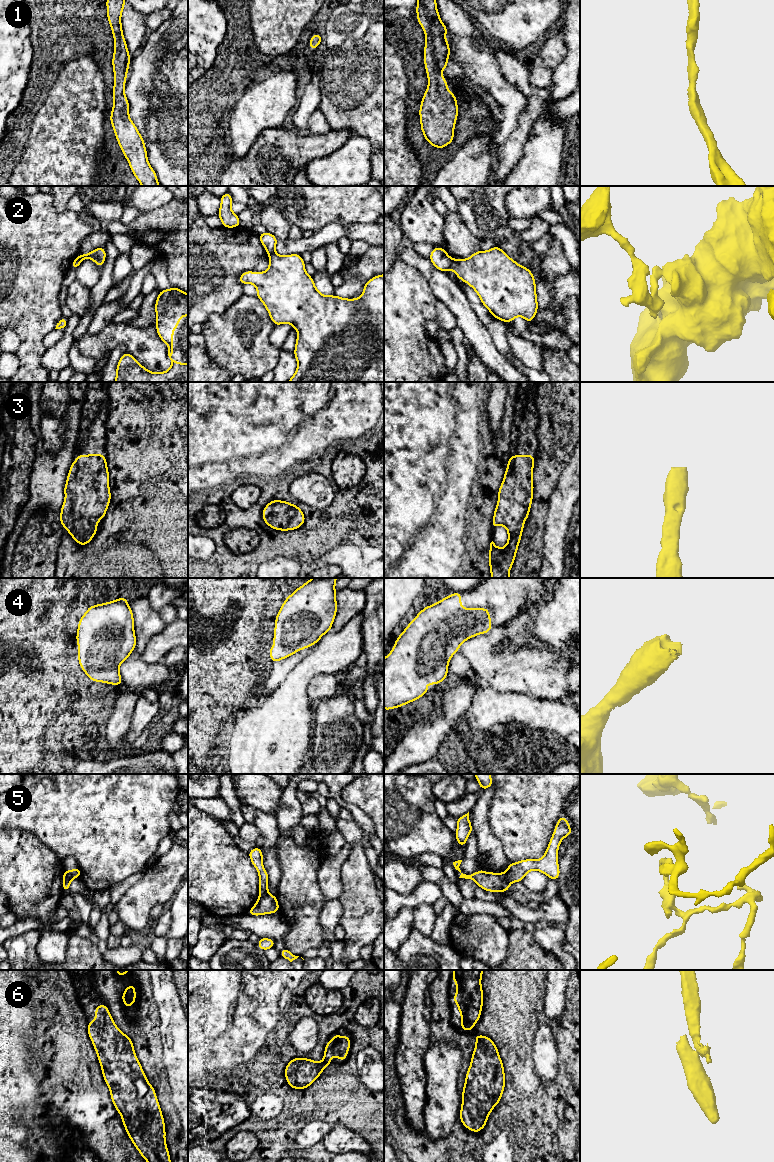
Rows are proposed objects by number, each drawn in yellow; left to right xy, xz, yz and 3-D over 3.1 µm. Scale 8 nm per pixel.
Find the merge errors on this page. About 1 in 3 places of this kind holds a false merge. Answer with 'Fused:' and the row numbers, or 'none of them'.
Fused: 2, 5, 6

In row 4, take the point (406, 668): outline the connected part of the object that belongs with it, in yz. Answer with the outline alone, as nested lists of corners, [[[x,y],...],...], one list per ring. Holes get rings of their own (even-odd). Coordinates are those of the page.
[[[452,593],[439,602],[422,609],[411,620],[396,642],[392,651],[384,658],[384,709],[391,710],[419,699],[431,689],[424,684],[440,684],[448,675],[448,664],[451,657],[467,639],[479,634],[491,632],[491,617],[488,608],[462,608],[462,593]]]

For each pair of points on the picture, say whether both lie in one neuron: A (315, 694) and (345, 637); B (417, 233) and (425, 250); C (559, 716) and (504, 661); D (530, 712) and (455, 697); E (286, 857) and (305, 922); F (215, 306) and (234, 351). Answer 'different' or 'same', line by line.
A: different
B: different
C: different
D: different
E: same
F: different

